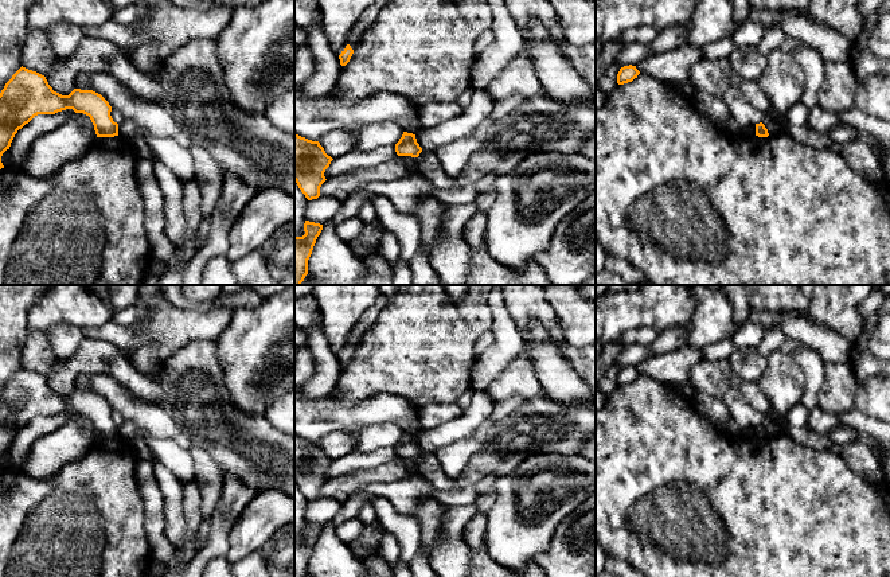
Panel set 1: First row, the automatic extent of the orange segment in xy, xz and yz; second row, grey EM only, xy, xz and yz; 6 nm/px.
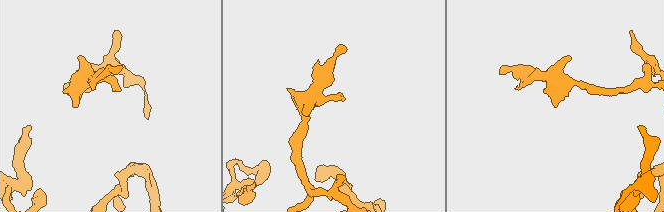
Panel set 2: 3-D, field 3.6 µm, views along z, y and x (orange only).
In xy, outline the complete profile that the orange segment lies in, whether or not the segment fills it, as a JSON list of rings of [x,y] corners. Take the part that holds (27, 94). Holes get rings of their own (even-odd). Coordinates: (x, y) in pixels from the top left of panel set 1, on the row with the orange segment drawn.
[[[20,67],[0,93],[0,169],[3,153],[26,124],[38,114],[55,114],[73,109],[90,117],[97,137],[118,136],[118,124],[113,121],[112,106],[93,90],[74,89],[69,95],[52,90],[44,75]]]

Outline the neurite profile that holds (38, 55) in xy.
[[[30,27],[22,48],[22,66],[47,77],[60,62],[62,59],[54,52],[47,34]]]

